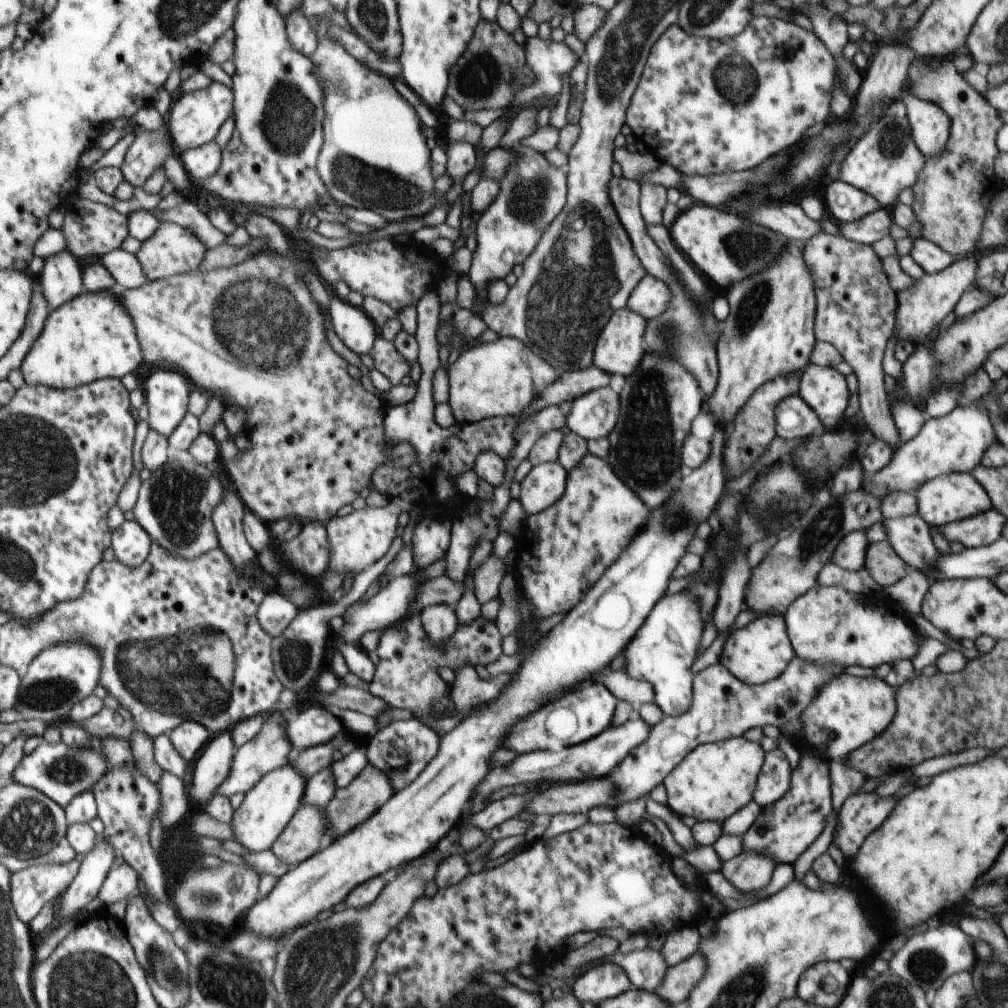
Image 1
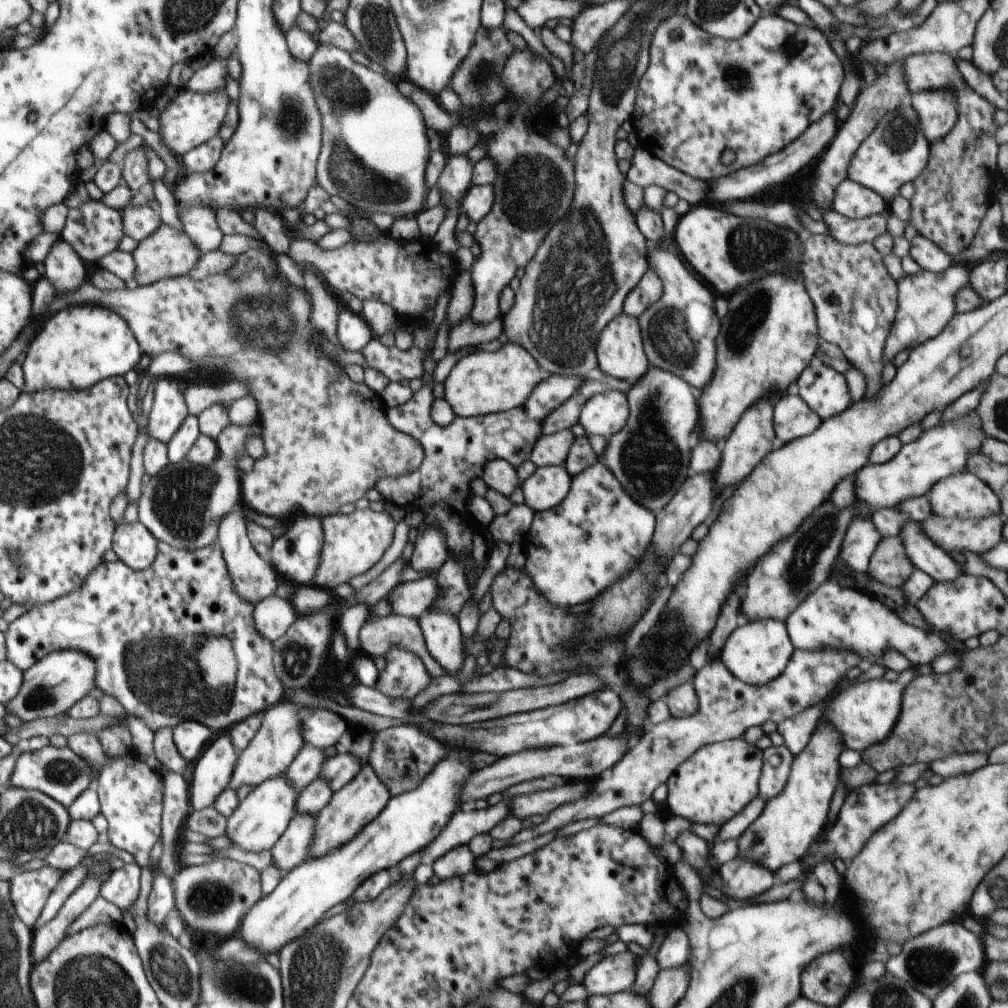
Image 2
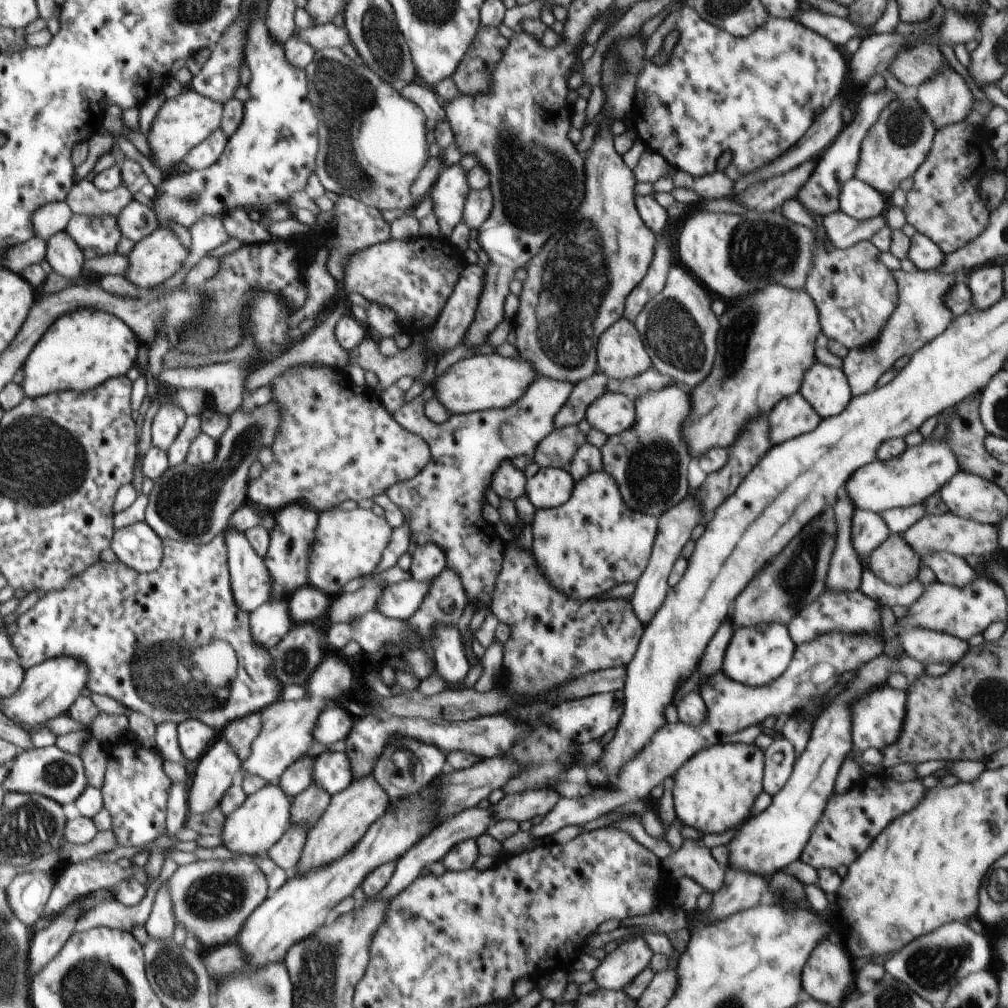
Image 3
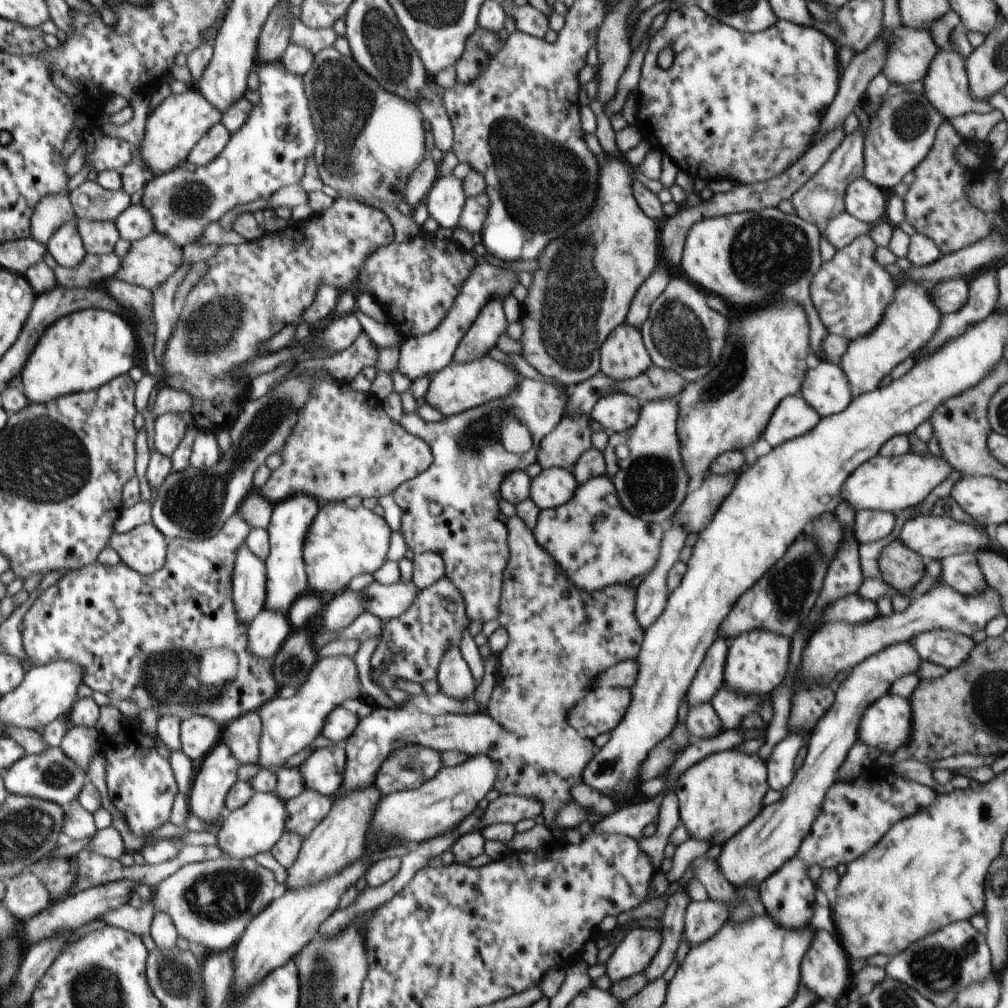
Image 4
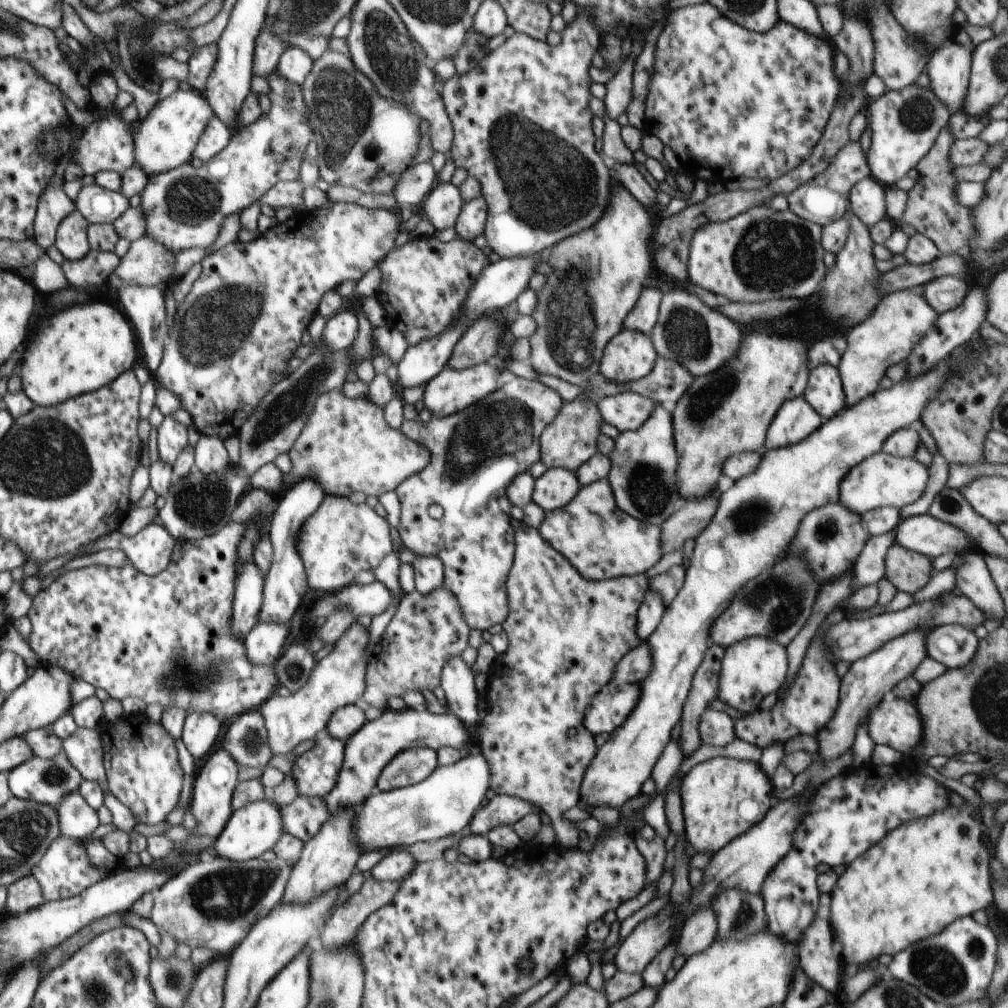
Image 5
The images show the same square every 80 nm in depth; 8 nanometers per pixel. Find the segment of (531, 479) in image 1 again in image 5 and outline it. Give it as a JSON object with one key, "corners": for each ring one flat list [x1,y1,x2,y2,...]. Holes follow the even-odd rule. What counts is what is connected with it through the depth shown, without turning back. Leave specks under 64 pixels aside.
{"corners":[[562,467,548,469,540,478,535,479,533,502,550,513,564,508,581,487,574,471]]}

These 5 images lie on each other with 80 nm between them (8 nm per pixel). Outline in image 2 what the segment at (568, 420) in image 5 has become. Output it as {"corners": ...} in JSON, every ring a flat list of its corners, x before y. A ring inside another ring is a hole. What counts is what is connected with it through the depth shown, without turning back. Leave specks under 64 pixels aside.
{"corners":[[562,429,549,435,542,435,536,440,528,460,537,467,556,465,564,469,575,438,576,436,570,429]]}

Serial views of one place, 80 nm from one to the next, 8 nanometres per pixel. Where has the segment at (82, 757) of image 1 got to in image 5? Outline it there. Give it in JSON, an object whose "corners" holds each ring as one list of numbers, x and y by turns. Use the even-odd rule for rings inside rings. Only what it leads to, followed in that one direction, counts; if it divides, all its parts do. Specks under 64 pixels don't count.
{"corners":[[64,752,58,753,51,759,43,759,34,755,20,766,6,772,8,784,14,797,30,799,37,803,50,805,56,809,65,794,78,790,83,776,80,771,68,760]]}

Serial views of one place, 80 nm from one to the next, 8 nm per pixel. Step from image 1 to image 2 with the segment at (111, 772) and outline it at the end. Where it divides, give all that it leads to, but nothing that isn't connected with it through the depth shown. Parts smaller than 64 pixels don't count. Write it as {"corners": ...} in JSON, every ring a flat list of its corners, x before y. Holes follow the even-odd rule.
{"corners":[[128,750,121,757,106,760,99,777,93,783,101,804,101,813,108,820,109,841,130,852,141,866,150,862,151,850,161,840,164,779,160,770,150,768,136,750],[155,870,152,892,149,894,147,917,159,927,164,926,168,915,175,909,175,898,171,878]]}

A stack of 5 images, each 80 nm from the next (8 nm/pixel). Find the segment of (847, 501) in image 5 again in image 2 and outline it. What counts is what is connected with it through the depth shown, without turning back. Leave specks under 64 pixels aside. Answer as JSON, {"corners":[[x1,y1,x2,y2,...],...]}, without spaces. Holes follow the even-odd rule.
{"corners":[[971,411,963,417,924,431,914,442,902,445,900,452,891,458,886,464,868,464,858,472,858,496,856,500,863,503,864,507,895,508,902,501,909,498,919,497,928,494,929,490,947,476,966,470,966,459,974,452,980,451,982,441,986,438,981,428,981,420,976,411]]}

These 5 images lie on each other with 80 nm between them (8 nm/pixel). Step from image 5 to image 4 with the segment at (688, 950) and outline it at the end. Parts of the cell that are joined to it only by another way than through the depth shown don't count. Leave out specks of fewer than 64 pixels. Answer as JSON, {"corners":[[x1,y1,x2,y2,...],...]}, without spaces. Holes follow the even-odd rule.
{"corners":[[706,899,691,901,685,910,683,934,690,948,712,938,729,920,729,910,722,903]]}

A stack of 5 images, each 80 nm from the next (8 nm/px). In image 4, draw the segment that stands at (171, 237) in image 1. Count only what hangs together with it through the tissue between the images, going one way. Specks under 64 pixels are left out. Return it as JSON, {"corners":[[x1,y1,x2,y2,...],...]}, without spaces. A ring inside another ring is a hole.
{"corners":[[152,232,144,238,131,242,127,254,114,278,155,291,167,278,182,269,183,249,176,246,167,236]]}

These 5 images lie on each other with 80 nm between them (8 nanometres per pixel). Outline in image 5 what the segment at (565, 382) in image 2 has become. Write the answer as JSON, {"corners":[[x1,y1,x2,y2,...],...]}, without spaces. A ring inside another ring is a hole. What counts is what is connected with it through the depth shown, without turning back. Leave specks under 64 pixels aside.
{"corners":[[506,370,502,372,503,381,495,391,492,391,487,397,481,398,480,401,474,402,472,406,454,413,453,415,442,417,441,419,430,419,428,423,423,423,419,418,412,420,403,420,399,426,399,431,406,435,411,441,424,445,430,453,427,465,416,474,407,476,397,487,396,492,401,504,401,517,397,529,408,550,412,550,418,557,436,557,443,564,444,582,446,587,458,601,464,620,471,629,478,629,484,632,489,630,491,626,502,625,509,615,509,598,506,588,508,573,513,565,515,553,515,532,516,529,510,523,511,506,513,505,508,498,507,490,512,481,519,474,526,474,535,462,540,460,540,438,543,430,556,418,558,411,562,408,562,398,555,389,544,385,539,381,531,381,524,377,514,375,514,373],[430,506,440,506,442,508,442,516,440,518,431,518,428,508]]}

